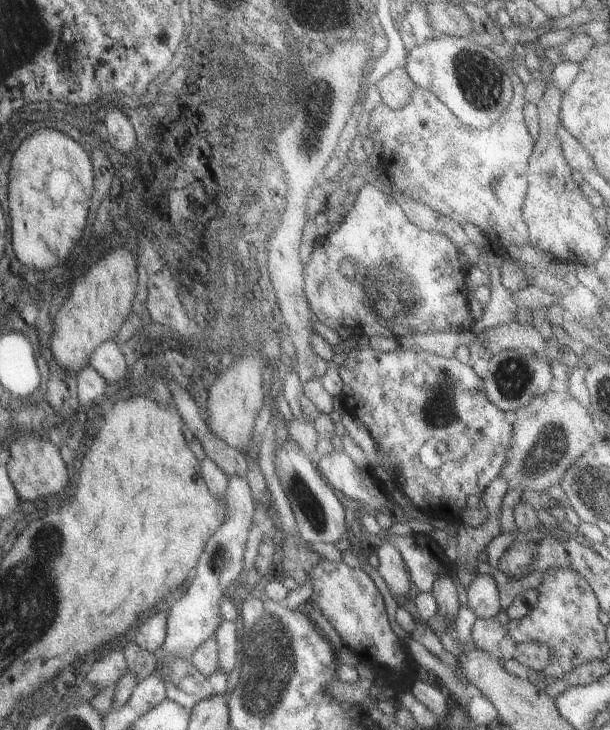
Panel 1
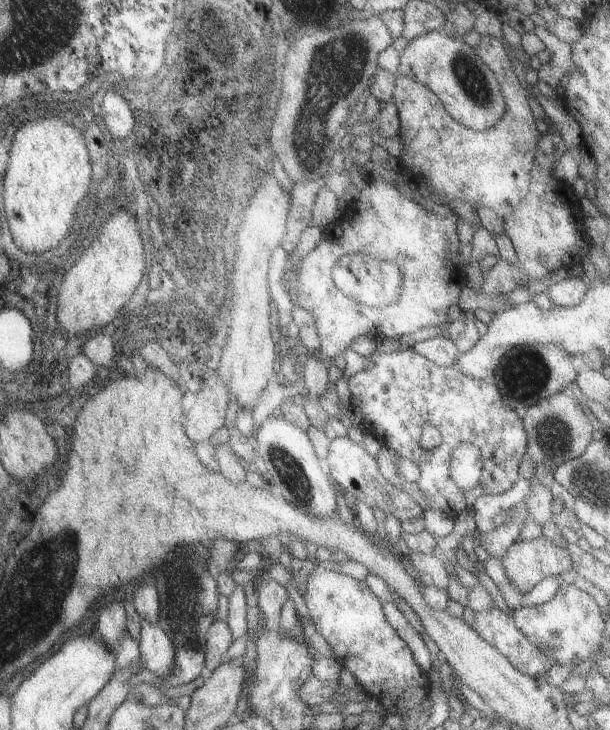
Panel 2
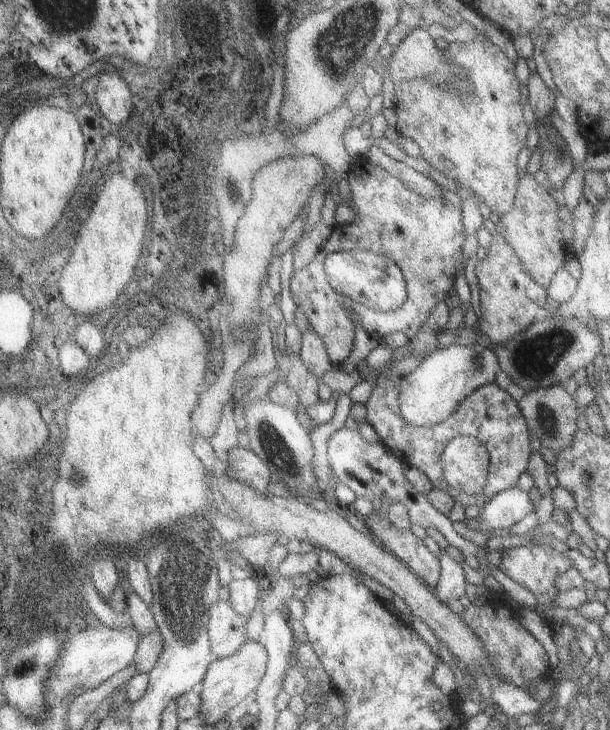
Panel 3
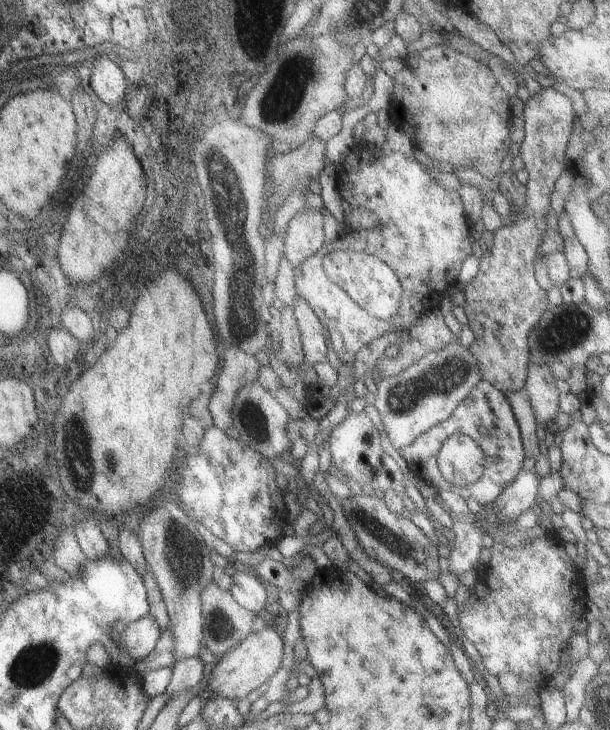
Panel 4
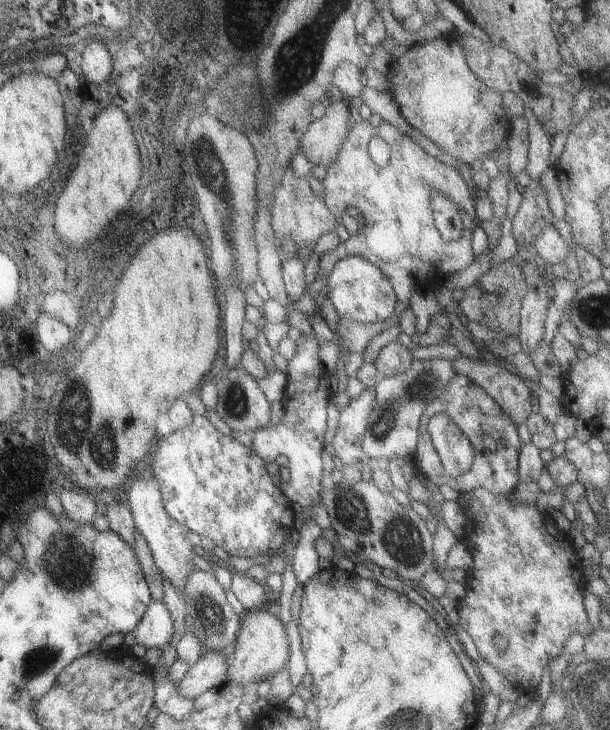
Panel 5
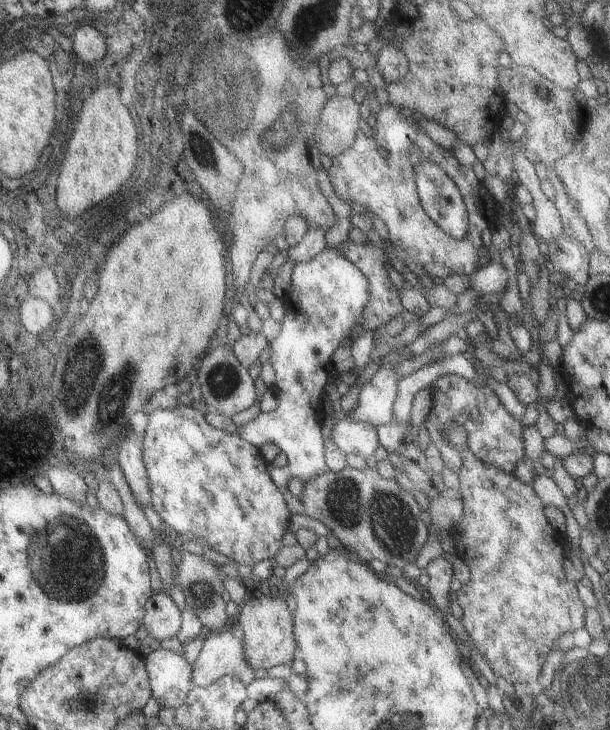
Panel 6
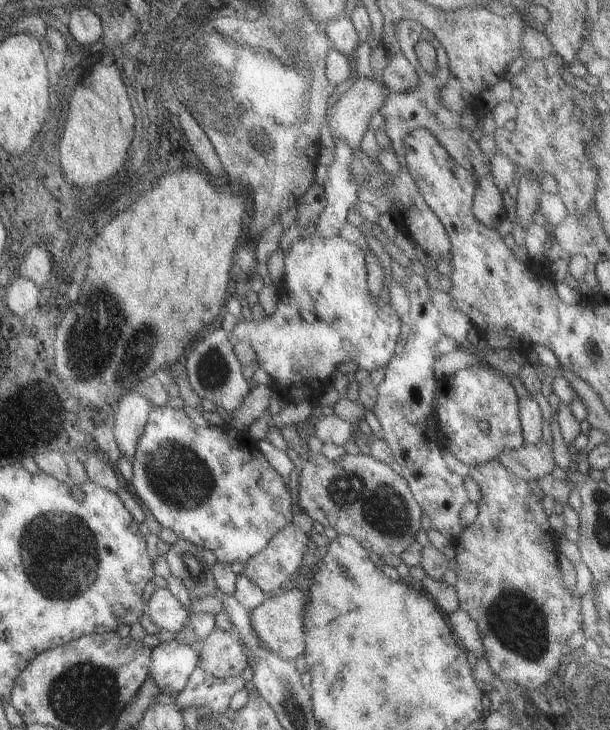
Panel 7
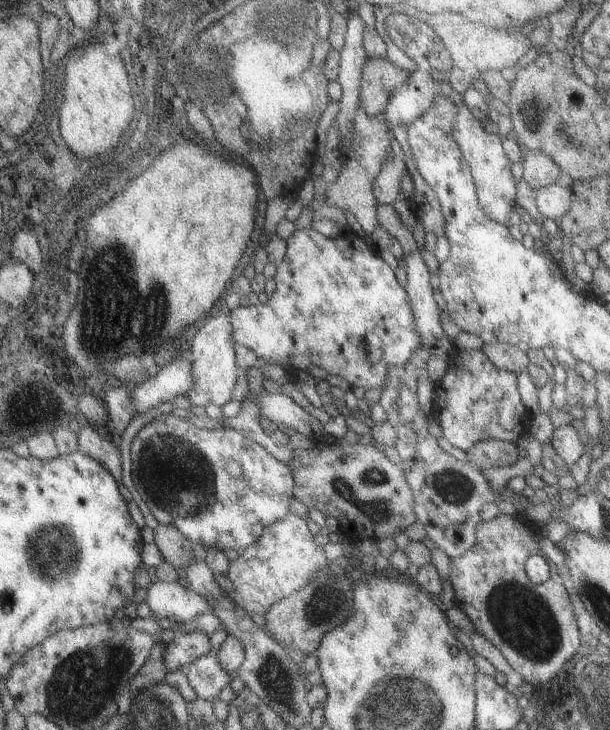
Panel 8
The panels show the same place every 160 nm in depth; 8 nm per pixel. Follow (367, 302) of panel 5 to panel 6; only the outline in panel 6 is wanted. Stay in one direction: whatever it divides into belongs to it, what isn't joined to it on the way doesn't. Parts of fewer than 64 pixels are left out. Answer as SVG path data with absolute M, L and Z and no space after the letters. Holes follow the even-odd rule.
M338 246L333 250L325 248L312 256L307 262L296 262L290 272L290 282L288 290L283 298L284 316L279 322L279 334L268 342L269 362L274 370L273 386L281 388L281 378L285 376L287 380L291 378L291 368L301 368L305 370L319 370L326 366L329 369L329 358L337 348L339 341L344 337L349 337L352 329L360 320L364 306L368 301L368 280L364 274L351 264L338 251Z

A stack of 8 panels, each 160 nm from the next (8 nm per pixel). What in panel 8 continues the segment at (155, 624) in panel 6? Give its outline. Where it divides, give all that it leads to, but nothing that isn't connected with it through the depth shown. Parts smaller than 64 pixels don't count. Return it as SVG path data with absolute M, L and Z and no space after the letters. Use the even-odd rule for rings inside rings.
M177 581L151 583L144 600L154 616L162 616L176 623L190 621L195 615L210 611L210 603L205 597Z

